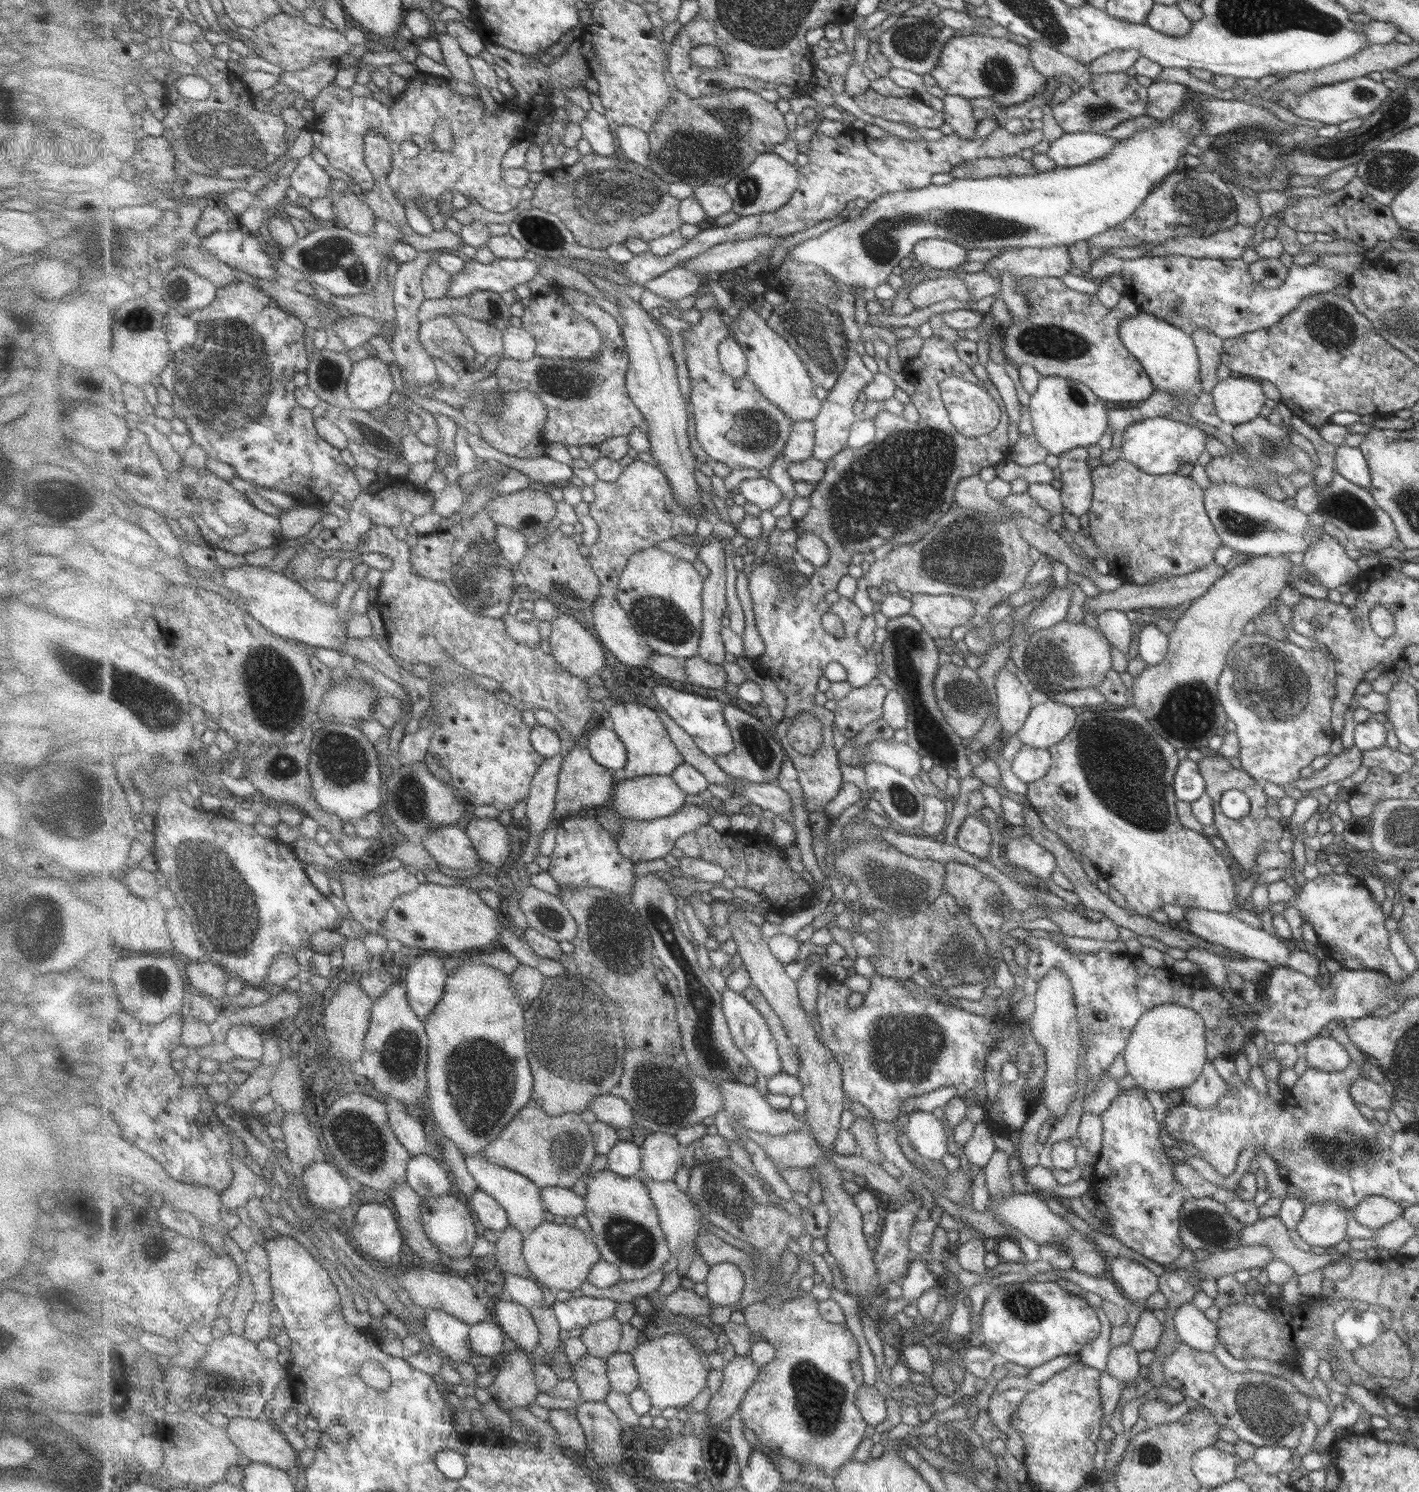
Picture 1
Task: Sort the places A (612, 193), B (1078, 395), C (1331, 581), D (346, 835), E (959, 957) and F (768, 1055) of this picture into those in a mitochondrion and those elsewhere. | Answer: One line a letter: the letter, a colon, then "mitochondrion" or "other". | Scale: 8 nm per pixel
A: mitochondrion
B: mitochondrion
C: other
D: other
E: mitochondrion
F: other

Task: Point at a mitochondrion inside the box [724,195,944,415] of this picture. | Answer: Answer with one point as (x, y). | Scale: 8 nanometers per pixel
(801, 322)

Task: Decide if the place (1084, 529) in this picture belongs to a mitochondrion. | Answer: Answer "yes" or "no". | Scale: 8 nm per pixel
no

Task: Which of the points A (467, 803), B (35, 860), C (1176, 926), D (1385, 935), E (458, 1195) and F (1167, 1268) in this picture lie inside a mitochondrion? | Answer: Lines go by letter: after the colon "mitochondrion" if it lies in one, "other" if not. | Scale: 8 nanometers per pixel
A: other
B: other
C: other
D: other
E: other
F: other

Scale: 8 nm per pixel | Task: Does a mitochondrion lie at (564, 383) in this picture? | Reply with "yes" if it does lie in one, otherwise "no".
yes

